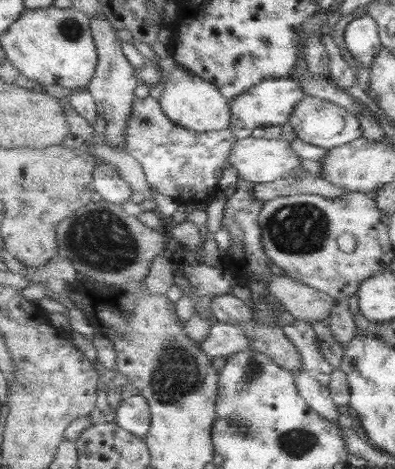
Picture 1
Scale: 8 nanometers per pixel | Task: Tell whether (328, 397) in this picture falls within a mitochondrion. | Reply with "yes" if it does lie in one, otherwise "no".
no

